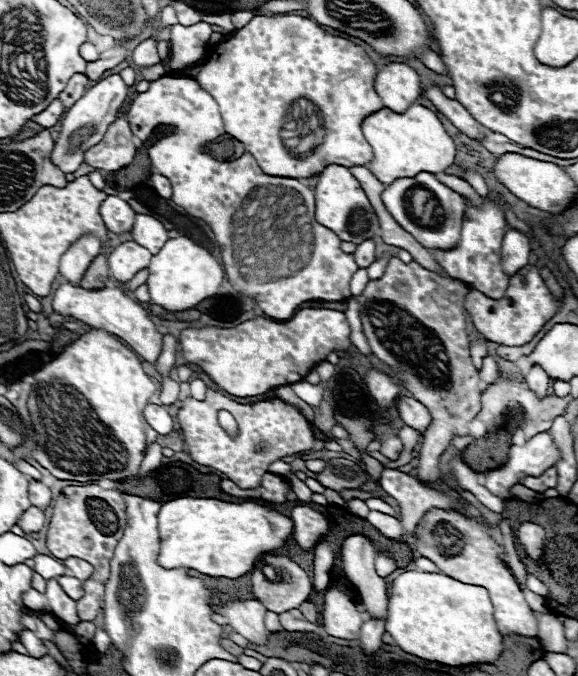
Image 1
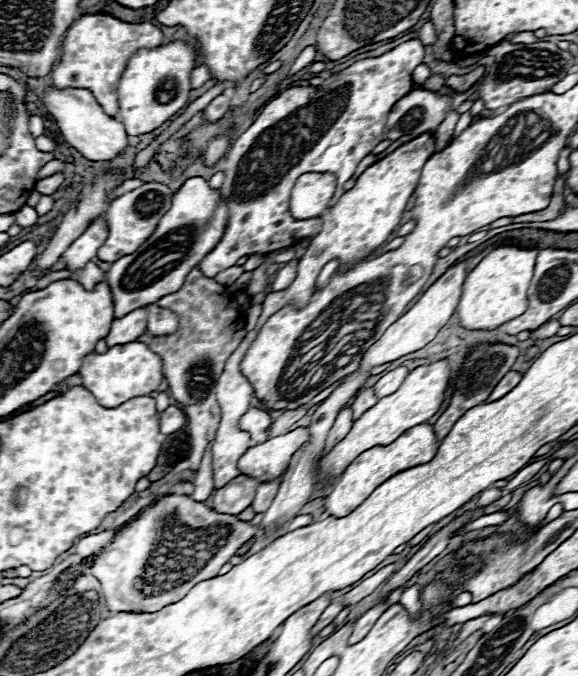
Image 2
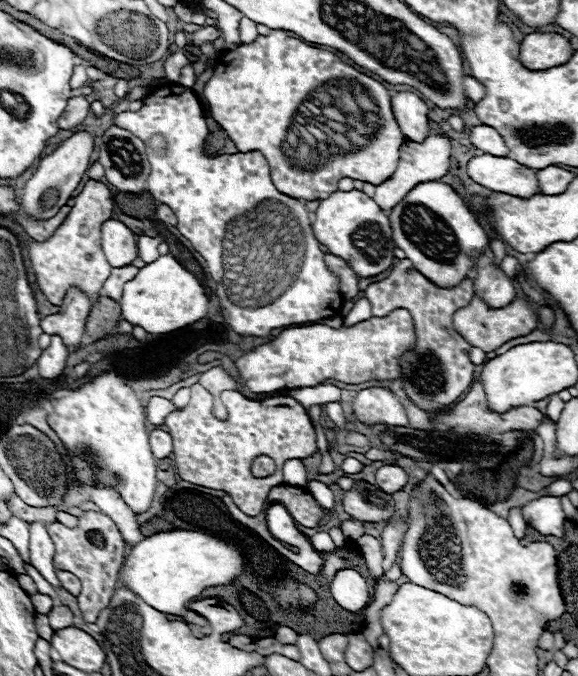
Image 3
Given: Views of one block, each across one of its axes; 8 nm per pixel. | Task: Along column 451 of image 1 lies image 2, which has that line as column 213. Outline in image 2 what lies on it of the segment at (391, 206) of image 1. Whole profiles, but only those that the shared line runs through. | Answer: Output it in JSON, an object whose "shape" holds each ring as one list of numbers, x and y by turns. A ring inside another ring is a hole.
{"shape":[[200,176,196,178,188,178,180,190,174,194,172,198,172,208,160,218,158,228,154,230,154,234,132,254,122,256,120,260,116,260,110,270,106,272,106,282,110,286,112,292,112,300,114,300,114,316,126,316,132,310,138,310,146,304,154,304,156,300,160,300,160,296,166,296,168,292,176,292,176,288,180,288,188,276,188,272,192,268,198,266,198,262,212,252,212,248,220,242,220,236,224,234,224,228,228,224,228,204,224,204,224,196,220,196,220,190,214,190,208,186,208,182]]}

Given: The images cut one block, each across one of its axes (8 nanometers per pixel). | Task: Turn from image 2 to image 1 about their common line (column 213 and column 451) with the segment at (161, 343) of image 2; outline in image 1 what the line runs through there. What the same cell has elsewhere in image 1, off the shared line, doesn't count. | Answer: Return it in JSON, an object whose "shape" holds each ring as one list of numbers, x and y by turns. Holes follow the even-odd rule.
{"shape":[[396,256,388,260,384,276,368,282,362,296,358,296,358,302,362,306,362,330,368,338,368,344,378,360,388,364,400,382,402,388,410,392,412,398,418,402,426,404,430,408,432,424,430,428,422,434,422,446,420,446,420,464,418,464,418,480,422,484,434,484,440,480,440,456,448,448,450,440,456,436,466,436,468,434,468,422,480,412,480,378,478,370,474,368,470,360,470,350,468,350,468,338,466,338,466,308,464,308,464,298,470,292,470,288,454,278,442,276,438,272,422,268,418,262,404,264]]}

